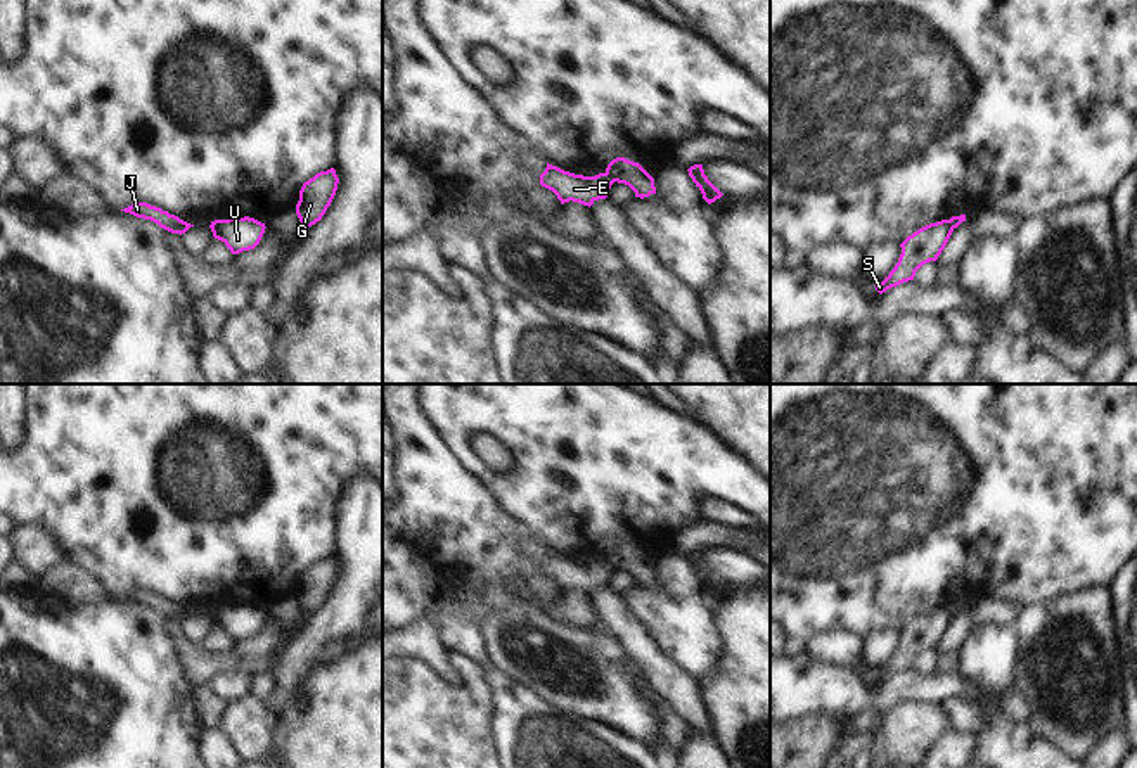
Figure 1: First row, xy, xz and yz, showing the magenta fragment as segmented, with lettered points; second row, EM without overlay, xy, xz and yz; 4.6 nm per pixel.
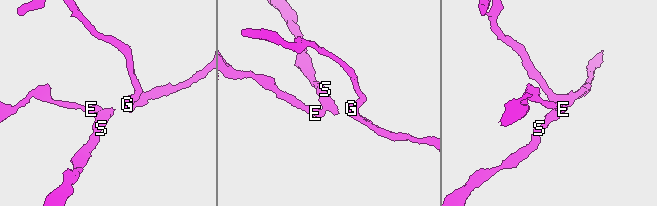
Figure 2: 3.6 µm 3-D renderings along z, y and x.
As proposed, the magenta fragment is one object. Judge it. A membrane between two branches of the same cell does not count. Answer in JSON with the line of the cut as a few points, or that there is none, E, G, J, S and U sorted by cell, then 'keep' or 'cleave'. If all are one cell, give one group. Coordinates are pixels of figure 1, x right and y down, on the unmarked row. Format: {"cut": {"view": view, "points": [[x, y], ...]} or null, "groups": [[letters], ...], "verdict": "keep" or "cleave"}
{"cut": {"view": "xz", "points": [[606, 559], [615, 568]]}, "groups": [["E", "G", "J"], ["S", "U"]], "verdict": "cleave"}

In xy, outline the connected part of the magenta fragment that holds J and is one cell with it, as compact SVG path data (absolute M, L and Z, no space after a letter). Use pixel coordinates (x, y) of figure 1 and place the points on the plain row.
M135 590L125 597L125 600L130 600L137 605L151 607L157 611L161 616L171 619L171 621L185 621L190 614L190 611L180 607L175 602L170 602L168 598L163 598L161 595L151 593L147 590Z

